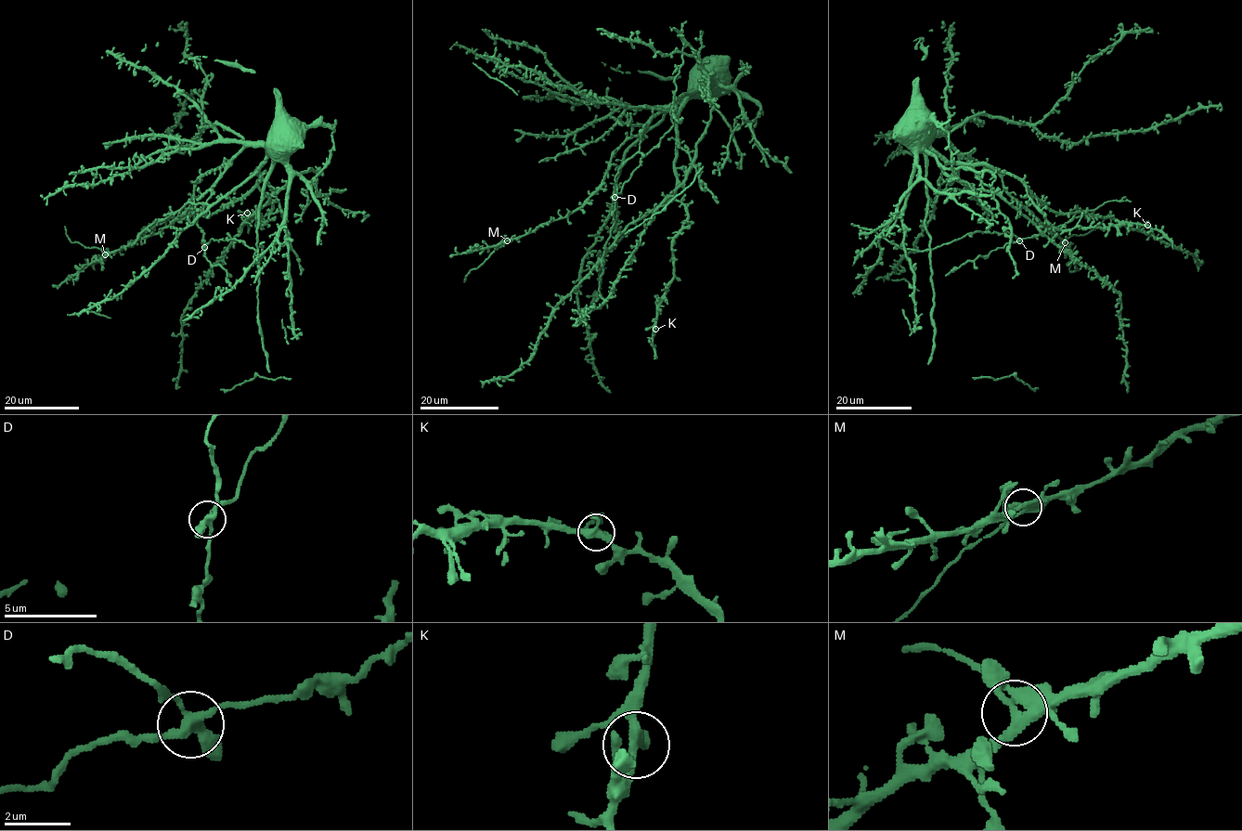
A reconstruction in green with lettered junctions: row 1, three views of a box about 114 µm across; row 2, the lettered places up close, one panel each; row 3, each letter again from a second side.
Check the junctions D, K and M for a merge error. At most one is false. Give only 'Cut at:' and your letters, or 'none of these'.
Cut at: D

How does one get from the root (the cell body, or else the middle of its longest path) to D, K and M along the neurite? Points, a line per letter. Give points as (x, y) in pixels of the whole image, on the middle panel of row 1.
D: (708, 65), (697, 62), (696, 86), (675, 97), (670, 110), (671, 128), (640, 160), (614, 196)
K: (708, 65), (692, 69), (677, 117), (674, 196), (688, 219), (672, 243), (673, 278), (655, 329)
M: (708, 65), (699, 61), (690, 71), (689, 89), (613, 154), (601, 185), (581, 206), (507, 240)

